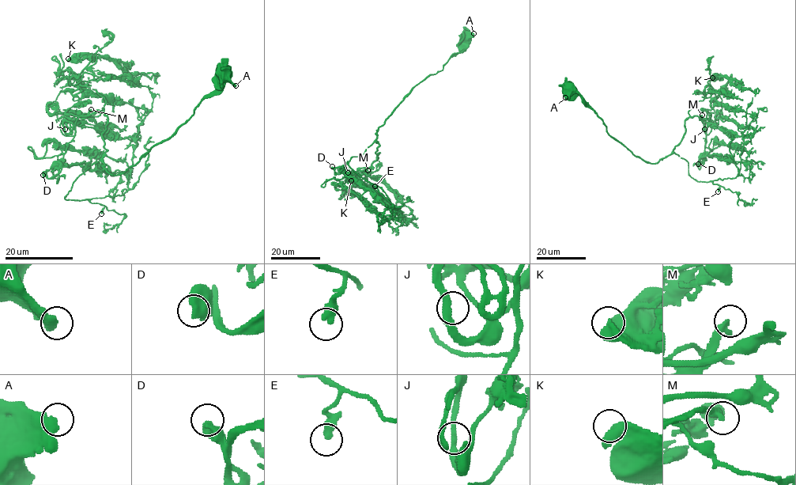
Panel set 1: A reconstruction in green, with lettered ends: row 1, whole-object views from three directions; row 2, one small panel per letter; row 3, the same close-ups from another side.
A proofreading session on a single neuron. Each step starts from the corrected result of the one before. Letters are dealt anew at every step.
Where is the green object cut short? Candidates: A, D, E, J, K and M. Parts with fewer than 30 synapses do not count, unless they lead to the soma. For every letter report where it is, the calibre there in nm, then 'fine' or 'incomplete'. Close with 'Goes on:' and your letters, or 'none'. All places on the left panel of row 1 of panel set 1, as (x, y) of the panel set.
A: place (235, 85); calibre 500 nm; fine
D: place (43, 175); calibre 700 nm; fine
E: place (101, 214); calibre 260 nm; fine
J: place (65, 129); calibre 280 nm; fine
K: place (68, 58); calibre 550 nm; fine
M: place (91, 109); calibre 320 nm; fine
Goes on: none

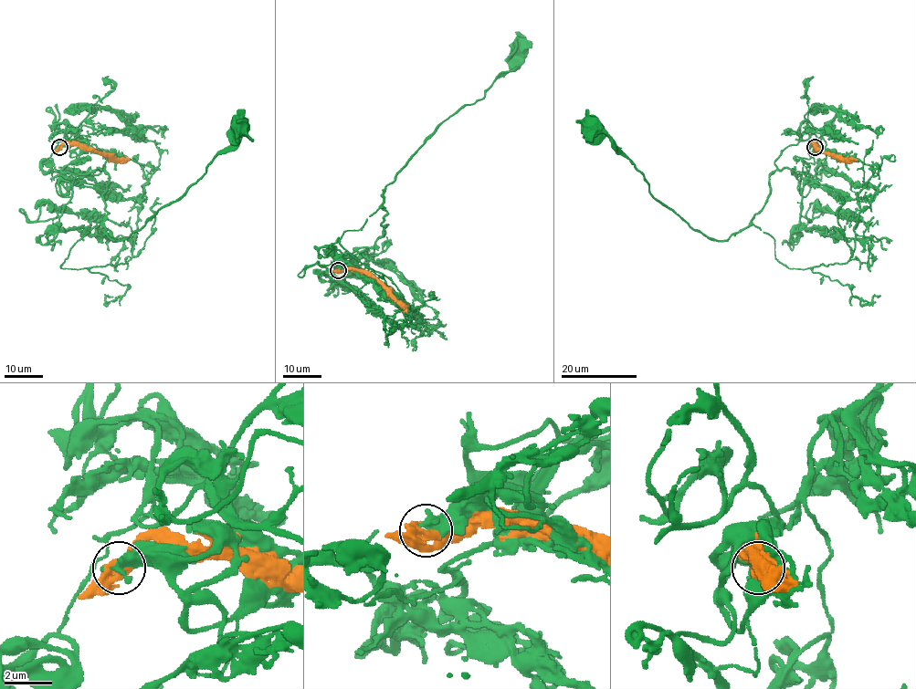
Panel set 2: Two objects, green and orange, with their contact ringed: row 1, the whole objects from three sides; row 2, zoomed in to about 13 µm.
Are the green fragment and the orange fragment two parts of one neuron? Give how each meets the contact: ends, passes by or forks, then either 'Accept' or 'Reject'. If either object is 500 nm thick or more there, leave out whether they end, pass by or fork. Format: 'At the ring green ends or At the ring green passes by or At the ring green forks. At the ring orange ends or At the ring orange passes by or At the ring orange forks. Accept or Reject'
Reject

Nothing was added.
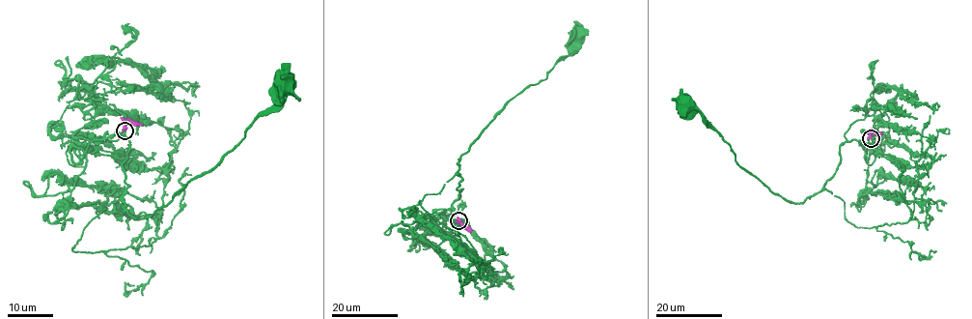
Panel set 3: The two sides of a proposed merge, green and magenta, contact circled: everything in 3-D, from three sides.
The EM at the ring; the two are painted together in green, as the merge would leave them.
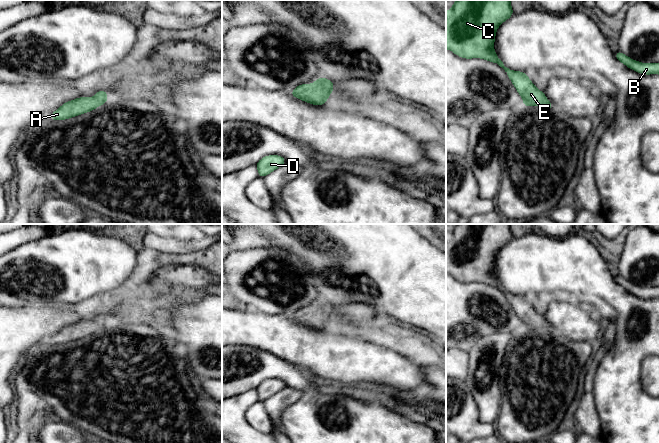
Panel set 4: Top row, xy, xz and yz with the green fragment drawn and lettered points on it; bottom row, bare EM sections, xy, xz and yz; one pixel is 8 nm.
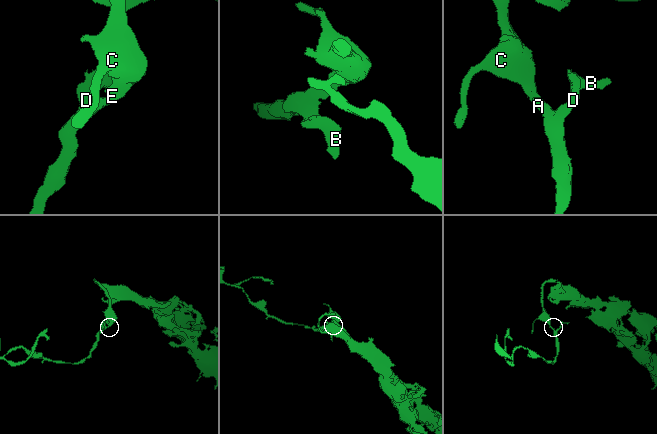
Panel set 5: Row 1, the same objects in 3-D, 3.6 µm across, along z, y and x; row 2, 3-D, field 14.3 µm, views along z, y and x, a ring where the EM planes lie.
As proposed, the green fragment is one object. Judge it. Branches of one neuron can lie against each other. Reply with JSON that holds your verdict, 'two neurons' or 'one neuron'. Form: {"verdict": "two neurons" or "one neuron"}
{"verdict": "one neuron"}

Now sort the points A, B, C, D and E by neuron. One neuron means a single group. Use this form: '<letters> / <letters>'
A B C D E

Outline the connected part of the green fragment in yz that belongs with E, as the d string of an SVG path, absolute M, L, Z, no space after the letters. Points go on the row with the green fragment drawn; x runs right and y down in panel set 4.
M456 0L451 9L446 11L446 49L464 59L480 58L498 64L522 97L524 106L551 108L545 93L536 88L527 73L505 67L494 51L496 30L513 14L511 0Z

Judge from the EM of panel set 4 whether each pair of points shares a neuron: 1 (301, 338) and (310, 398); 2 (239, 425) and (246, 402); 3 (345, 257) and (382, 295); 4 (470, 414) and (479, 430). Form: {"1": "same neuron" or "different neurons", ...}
{"1": "different neurons", "2": "same neuron", "3": "same neuron", "4": "same neuron"}

